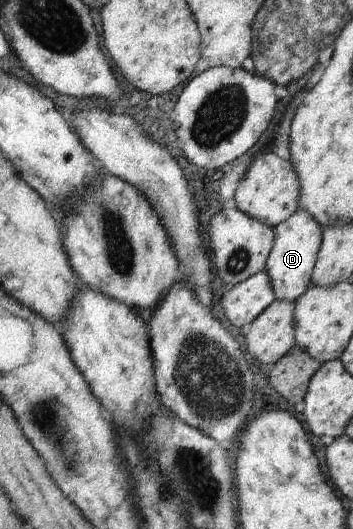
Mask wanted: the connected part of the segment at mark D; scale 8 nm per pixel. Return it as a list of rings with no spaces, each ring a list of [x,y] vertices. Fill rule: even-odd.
[[[297,209],[274,229],[273,248],[266,260],[265,272],[273,287],[274,296],[286,301],[296,301],[309,288],[312,272],[320,249],[322,228],[303,209]]]

